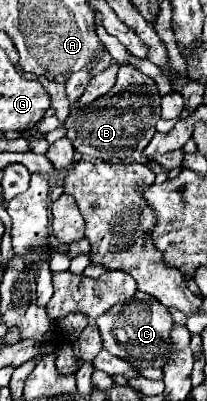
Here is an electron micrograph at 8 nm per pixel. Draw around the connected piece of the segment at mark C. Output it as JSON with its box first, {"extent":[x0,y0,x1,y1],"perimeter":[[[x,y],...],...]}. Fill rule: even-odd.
{"extent":[98,292,174,368],"perimeter":[[[138,292],[130,300],[112,306],[112,310],[104,312],[104,316],[98,316],[98,328],[104,342],[104,348],[128,362],[132,362],[138,368],[152,366],[162,368],[168,362],[168,354],[172,354],[172,340],[170,332],[174,328],[174,320],[168,308],[160,304],[150,294]]]}

